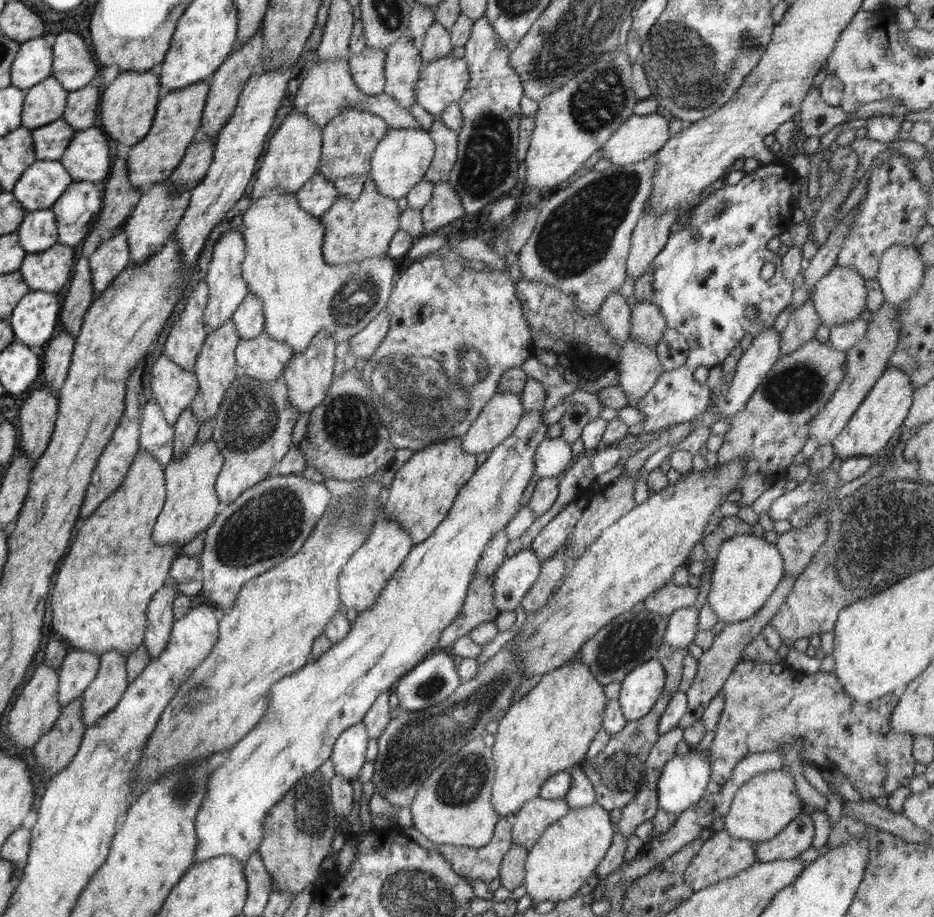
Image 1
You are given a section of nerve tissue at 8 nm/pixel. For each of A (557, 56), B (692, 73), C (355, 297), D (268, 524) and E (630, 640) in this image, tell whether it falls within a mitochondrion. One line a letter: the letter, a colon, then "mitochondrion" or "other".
A: mitochondrion
B: mitochondrion
C: mitochondrion
D: mitochondrion
E: mitochondrion

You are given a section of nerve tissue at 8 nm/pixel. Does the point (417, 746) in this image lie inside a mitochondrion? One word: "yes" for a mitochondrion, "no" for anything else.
yes

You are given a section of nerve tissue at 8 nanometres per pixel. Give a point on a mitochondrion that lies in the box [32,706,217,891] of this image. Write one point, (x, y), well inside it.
(185, 790)

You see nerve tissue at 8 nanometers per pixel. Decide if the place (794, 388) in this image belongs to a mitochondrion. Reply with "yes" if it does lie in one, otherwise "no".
yes

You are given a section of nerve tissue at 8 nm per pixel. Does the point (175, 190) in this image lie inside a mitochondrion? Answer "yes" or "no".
no

